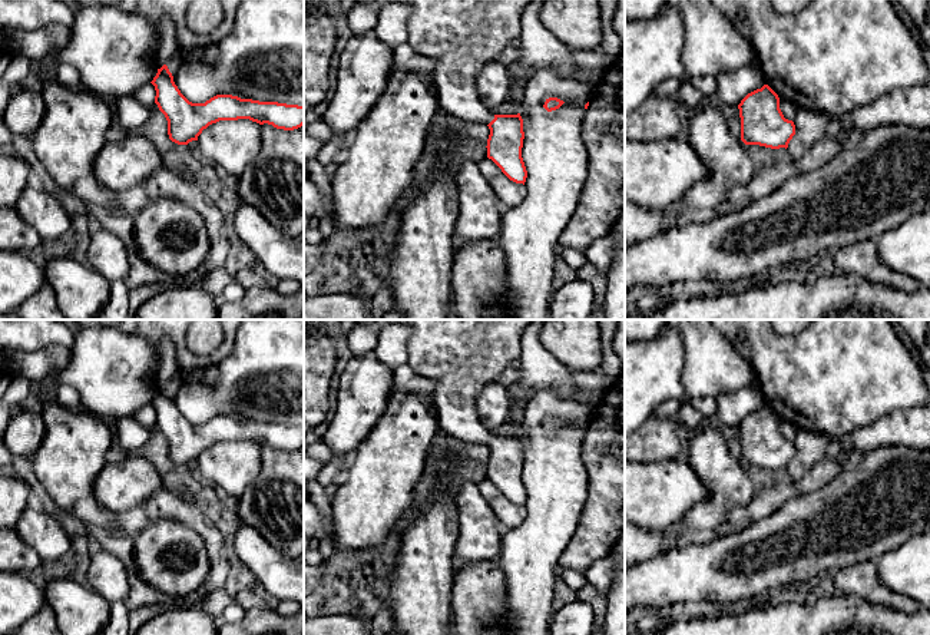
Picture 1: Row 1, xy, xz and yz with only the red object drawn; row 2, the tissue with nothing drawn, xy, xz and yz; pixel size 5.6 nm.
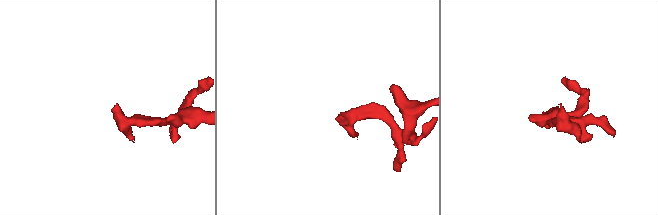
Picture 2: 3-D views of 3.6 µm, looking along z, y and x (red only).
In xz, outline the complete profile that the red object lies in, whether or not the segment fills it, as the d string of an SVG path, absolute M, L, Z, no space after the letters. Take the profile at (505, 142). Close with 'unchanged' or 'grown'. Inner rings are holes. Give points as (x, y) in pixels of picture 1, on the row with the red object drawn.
M358 0L378 11L390 3L411 7L408 16L408 43L420 54L437 60L430 73L437 90L438 106L461 122L484 123L490 129L487 158L513 182L523 183L527 171L522 158L523 119L517 115L494 115L479 99L476 76L479 67L496 60L522 34L522 14L530 0Z | grown

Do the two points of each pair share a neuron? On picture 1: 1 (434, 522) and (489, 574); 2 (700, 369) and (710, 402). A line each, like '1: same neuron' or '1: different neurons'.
1: different neurons
2: different neurons

